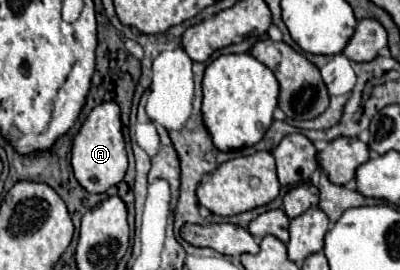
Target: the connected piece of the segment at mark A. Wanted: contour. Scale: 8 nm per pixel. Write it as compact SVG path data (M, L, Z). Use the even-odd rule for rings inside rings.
M105 101L91 109L91 113L87 115L85 123L81 125L79 133L73 139L71 165L77 181L89 193L103 193L111 185L117 185L123 179L127 171L127 153L125 153L125 141L121 133L119 105L115 101Z

